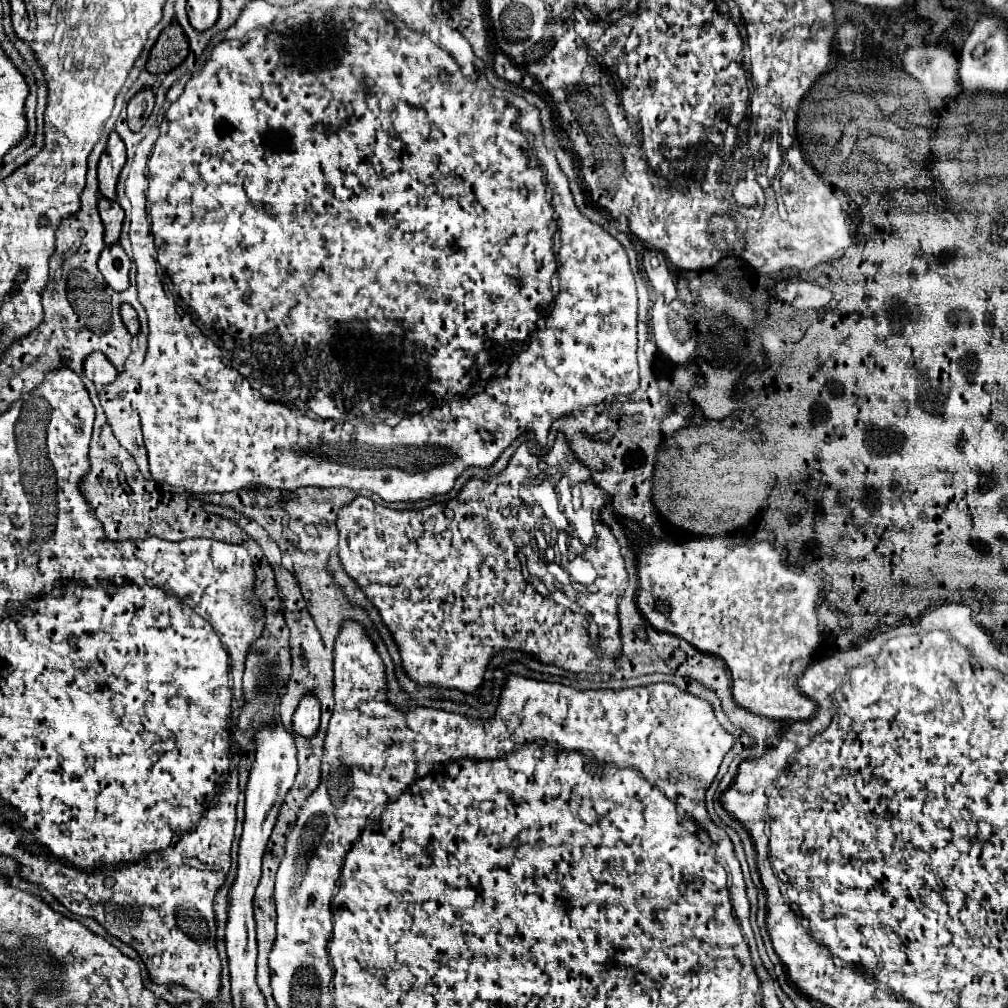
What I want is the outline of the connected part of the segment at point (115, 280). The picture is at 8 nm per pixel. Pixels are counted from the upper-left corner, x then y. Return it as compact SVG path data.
M119 243L105 247L101 251L99 271L105 277L107 285L111 289L115 289L117 293L127 291L131 287L131 283L129 283L129 257L125 255L125 251Z

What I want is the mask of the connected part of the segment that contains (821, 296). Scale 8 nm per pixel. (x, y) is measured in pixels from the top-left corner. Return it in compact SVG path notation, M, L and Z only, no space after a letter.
M797 277L787 279L787 281L779 281L777 287L775 287L775 291L777 291L777 297L779 297L783 303L787 303L787 305L791 305L791 307L795 307L795 309L801 309L801 311L821 309L821 307L825 307L825 305L831 301L831 297L833 297L831 291L819 287L817 283L801 281L801 279L797 279Z

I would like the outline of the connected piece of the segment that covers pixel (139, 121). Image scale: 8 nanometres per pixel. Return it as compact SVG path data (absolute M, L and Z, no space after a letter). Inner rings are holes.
M143 89L139 91L127 105L127 123L131 131L141 131L141 127L145 125L147 117L151 115L155 105L155 95L151 89Z

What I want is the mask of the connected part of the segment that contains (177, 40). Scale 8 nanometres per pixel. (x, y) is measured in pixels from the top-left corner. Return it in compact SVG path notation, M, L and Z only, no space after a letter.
M173 19L169 27L165 27L153 45L149 59L147 59L147 71L149 73L169 73L175 67L179 67L189 53L189 41L181 29L181 25Z

